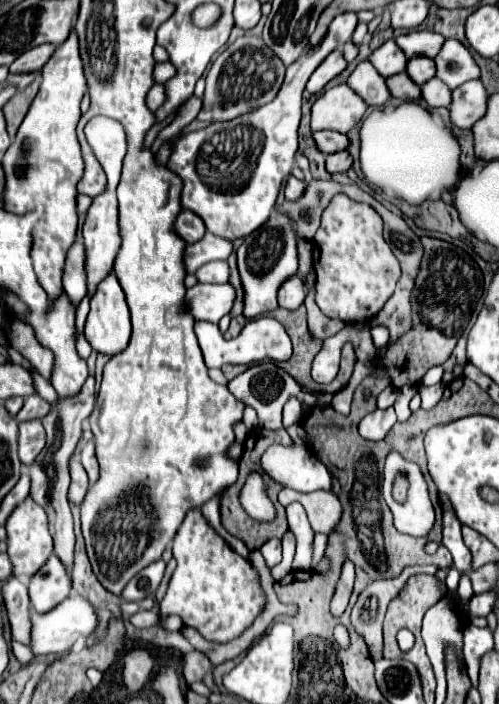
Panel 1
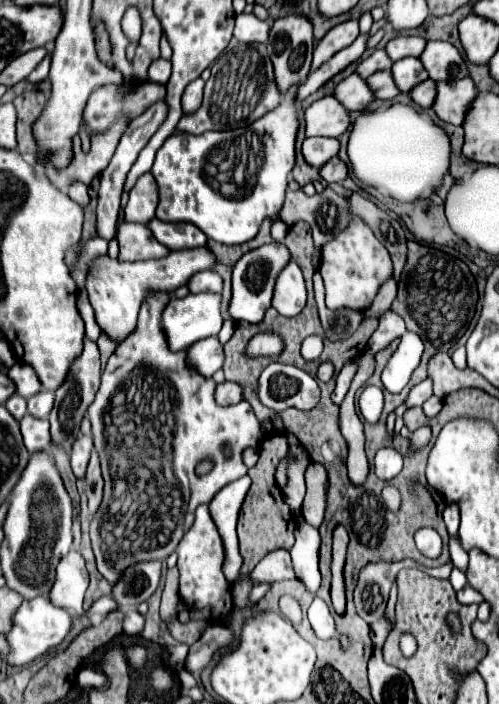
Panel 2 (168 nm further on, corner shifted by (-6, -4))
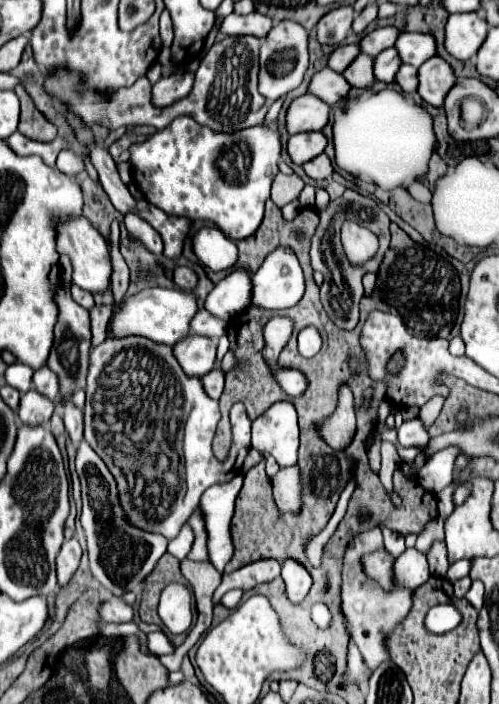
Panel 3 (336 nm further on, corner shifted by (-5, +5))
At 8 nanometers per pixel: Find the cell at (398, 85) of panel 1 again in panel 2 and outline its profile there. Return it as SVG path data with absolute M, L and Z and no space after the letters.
M375 72L373 76L367 78L375 98L381 100L393 100L395 96L399 96L399 88L395 88L395 82L391 80L391 72Z

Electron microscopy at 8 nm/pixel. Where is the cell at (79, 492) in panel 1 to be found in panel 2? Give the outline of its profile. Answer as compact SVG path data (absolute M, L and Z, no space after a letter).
M83 434L77 438L77 442L73 444L71 448L71 468L73 468L73 474L83 480L85 476L85 470L87 470L87 460L89 460L89 454L93 450L93 440L85 438Z

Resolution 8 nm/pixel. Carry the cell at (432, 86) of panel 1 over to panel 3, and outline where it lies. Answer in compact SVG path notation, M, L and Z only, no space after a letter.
M402 65L402 67L398 69L396 83L402 87L404 93L412 93L412 91L416 91L416 87L418 87L418 71L416 71L416 67Z

